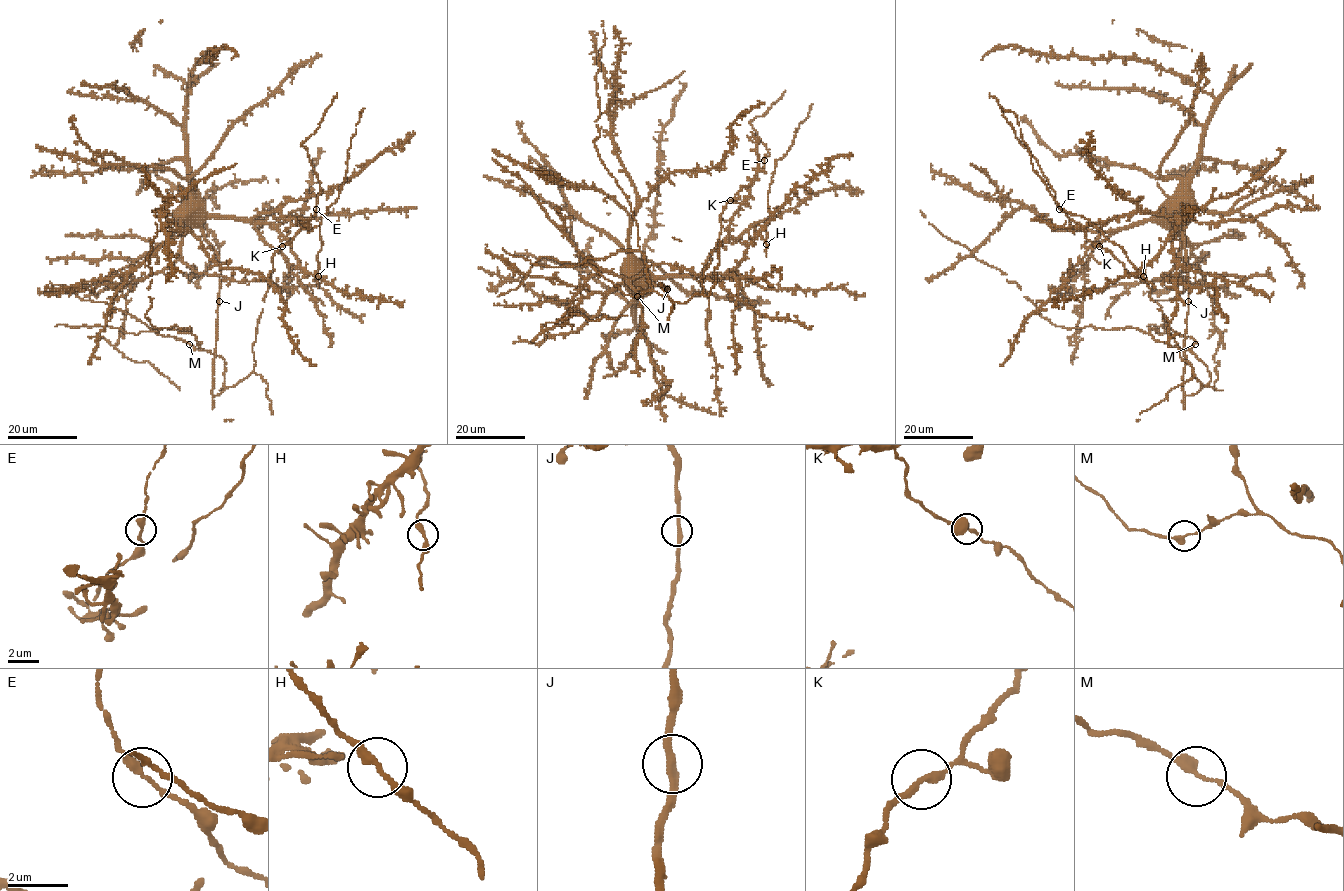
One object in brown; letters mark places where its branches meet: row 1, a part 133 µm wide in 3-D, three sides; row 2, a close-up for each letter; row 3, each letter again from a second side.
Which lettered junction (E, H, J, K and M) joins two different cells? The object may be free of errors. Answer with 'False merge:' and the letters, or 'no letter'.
False merge: no letter

